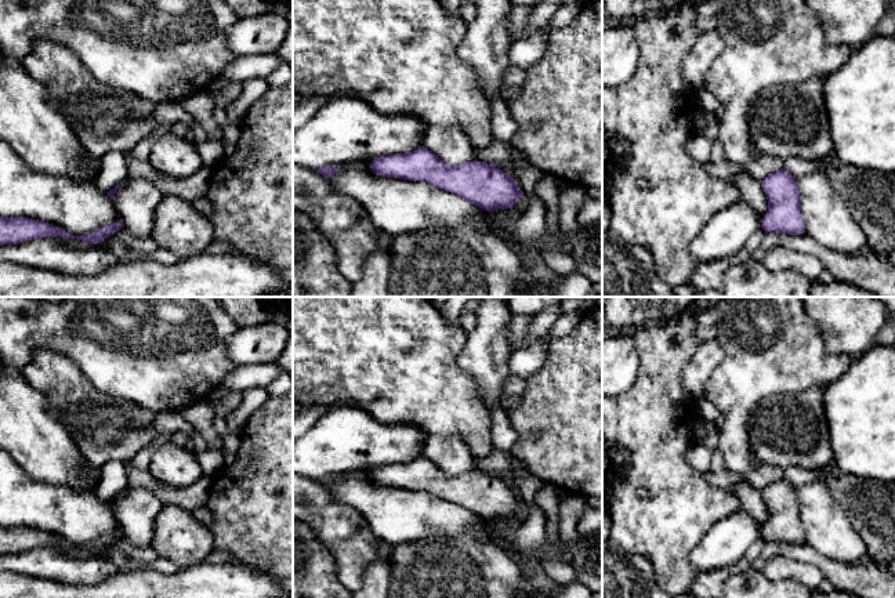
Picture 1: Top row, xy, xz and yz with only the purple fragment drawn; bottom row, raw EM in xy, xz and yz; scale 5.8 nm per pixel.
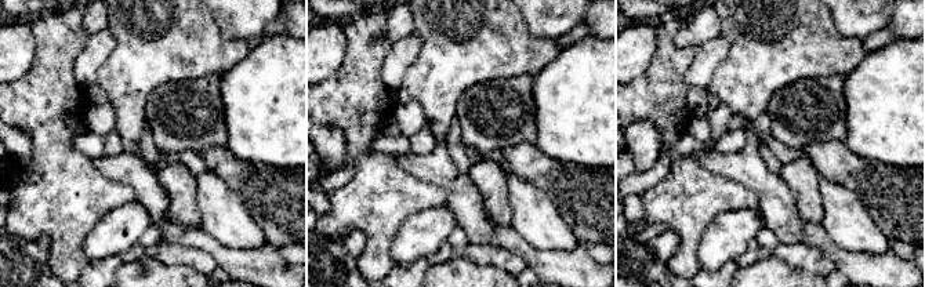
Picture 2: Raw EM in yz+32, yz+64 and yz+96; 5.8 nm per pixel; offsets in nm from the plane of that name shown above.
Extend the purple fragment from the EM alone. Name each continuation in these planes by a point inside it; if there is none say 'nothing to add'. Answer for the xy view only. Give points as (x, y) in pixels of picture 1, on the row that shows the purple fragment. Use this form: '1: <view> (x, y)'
nothing to add

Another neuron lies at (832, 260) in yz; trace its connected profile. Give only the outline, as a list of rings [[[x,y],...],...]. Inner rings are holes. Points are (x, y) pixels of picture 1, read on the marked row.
[[[775,233],[780,246],[819,258],[833,279],[851,283],[880,297],[895,297],[895,265],[874,251],[867,255],[845,255],[820,246],[802,235]]]

